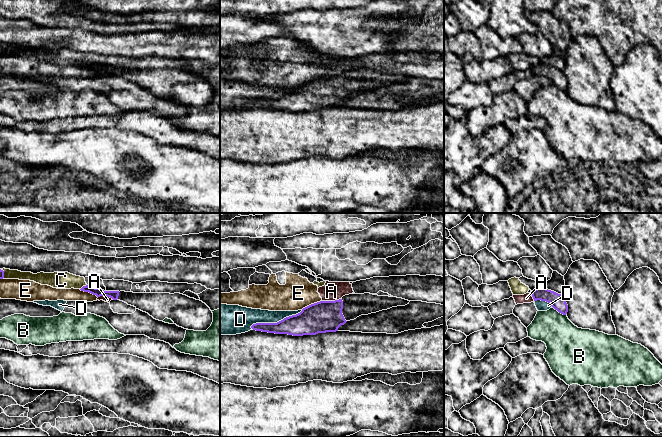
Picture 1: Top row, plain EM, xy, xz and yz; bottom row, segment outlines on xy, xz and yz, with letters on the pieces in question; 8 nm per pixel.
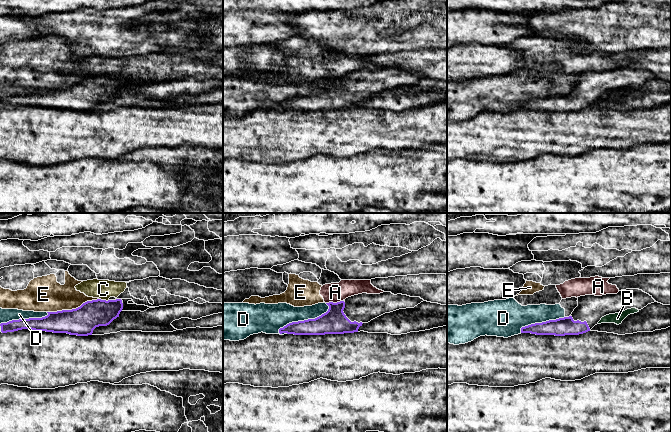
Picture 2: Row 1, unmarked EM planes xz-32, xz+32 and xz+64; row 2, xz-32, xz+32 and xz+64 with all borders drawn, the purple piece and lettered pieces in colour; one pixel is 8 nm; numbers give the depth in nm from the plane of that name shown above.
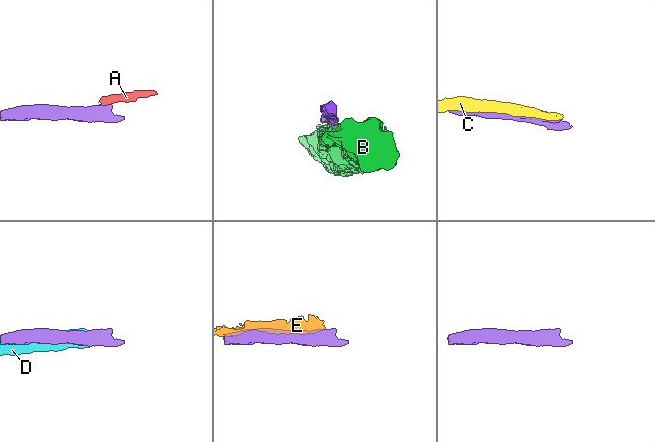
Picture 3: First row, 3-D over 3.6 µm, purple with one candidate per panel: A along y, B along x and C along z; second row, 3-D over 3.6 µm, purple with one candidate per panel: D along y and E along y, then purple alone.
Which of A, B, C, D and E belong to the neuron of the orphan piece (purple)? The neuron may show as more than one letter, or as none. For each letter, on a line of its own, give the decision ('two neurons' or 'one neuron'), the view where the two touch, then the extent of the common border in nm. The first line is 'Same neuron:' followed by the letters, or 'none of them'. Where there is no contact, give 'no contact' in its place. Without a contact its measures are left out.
Same neuron: none of them
A: two neurons | xz | 150 nm
B: two neurons | yz | 130 nm
C: two neurons | xy | 70 nm
D: two neurons | xz | 440 nm
E: two neurons | xz | 180 nm

